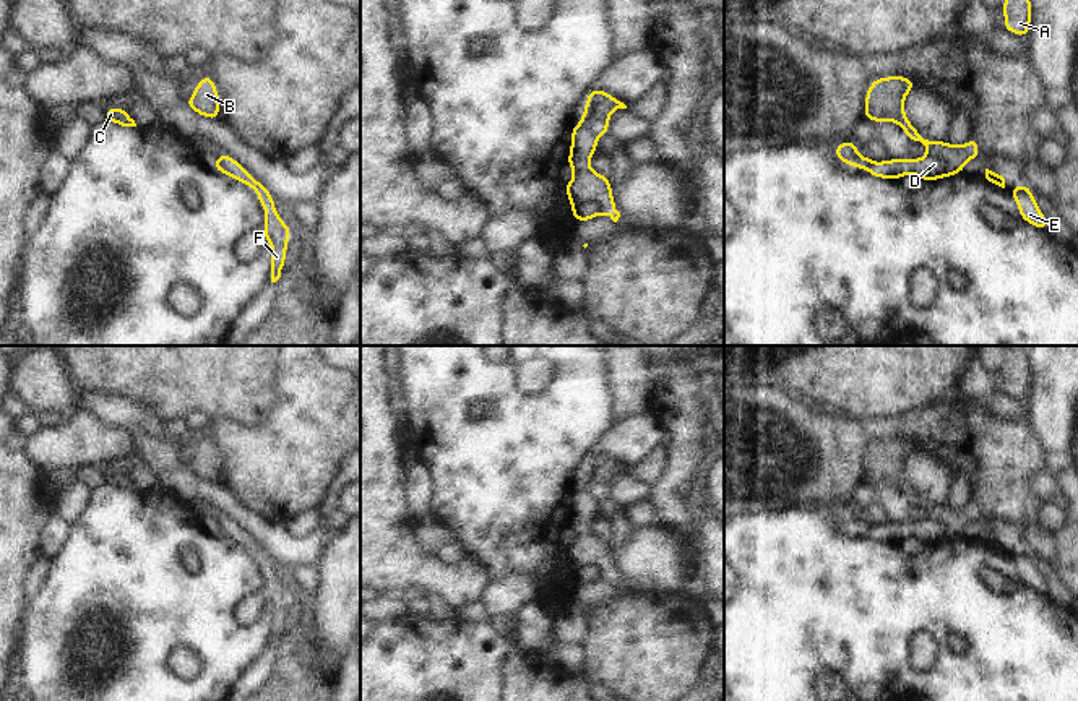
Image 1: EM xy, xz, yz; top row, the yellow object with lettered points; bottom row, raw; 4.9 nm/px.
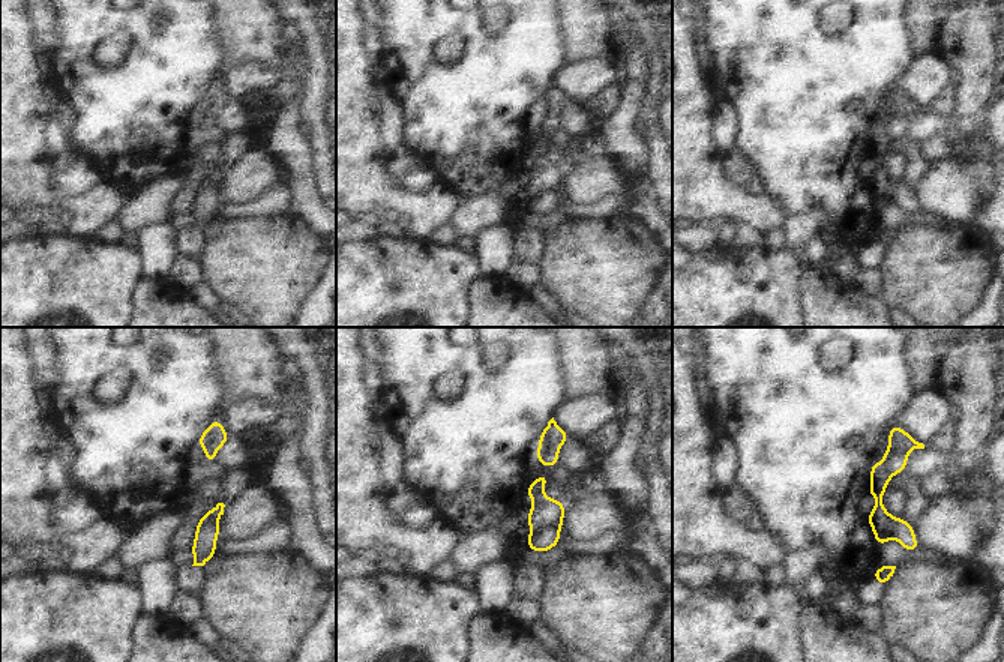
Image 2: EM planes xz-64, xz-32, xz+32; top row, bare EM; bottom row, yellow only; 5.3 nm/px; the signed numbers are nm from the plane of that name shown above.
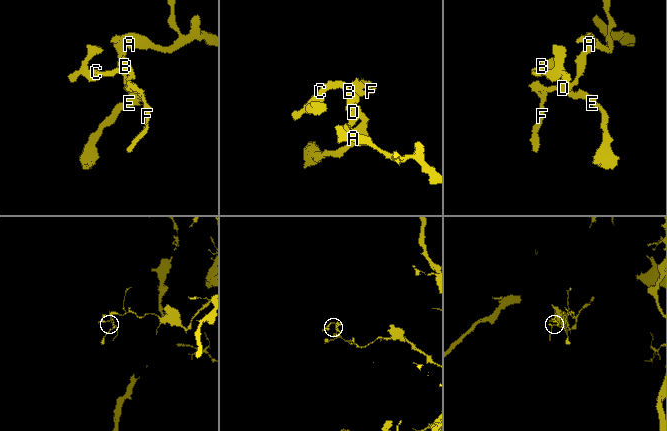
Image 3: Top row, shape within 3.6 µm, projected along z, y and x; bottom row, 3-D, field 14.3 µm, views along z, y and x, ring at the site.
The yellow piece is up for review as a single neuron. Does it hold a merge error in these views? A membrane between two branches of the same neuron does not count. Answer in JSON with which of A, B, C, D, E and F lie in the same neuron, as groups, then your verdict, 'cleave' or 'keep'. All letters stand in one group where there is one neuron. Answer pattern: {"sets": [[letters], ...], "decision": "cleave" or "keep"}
{"sets": [["A", "B", "C", "D", "E"], ["F"]], "decision": "cleave"}

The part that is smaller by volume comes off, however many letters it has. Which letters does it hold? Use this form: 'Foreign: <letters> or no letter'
Foreign: F

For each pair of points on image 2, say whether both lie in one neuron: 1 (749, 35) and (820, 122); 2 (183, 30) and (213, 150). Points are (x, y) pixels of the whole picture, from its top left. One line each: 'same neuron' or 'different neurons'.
1: same neuron
2: different neurons

